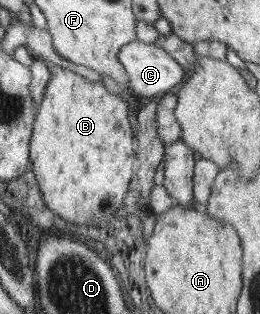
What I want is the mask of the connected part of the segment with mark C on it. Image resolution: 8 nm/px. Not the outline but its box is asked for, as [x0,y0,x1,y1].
[118,40,187,96]

